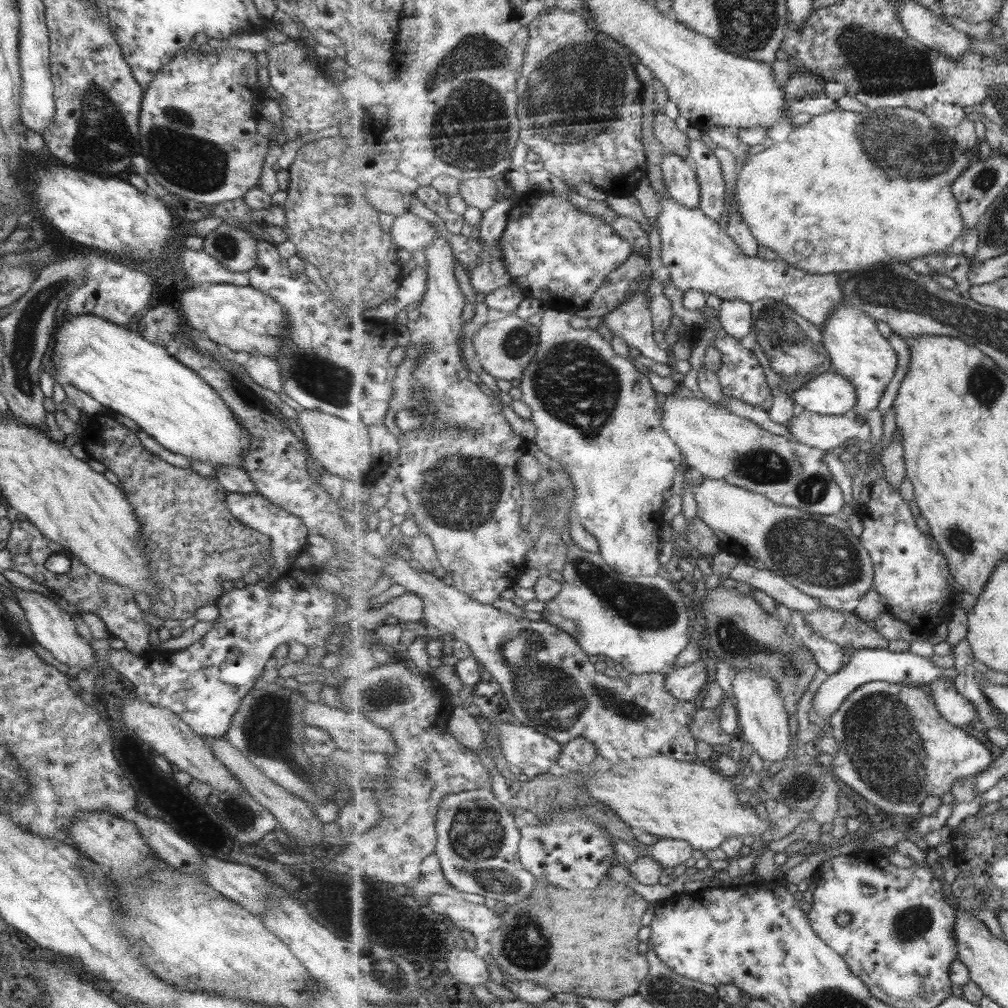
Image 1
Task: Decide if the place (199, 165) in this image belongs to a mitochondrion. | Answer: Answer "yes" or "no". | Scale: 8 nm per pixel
yes

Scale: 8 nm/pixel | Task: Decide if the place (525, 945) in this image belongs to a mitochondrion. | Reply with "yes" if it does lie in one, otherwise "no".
yes

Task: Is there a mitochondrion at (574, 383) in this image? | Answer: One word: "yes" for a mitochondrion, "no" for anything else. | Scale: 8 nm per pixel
yes

